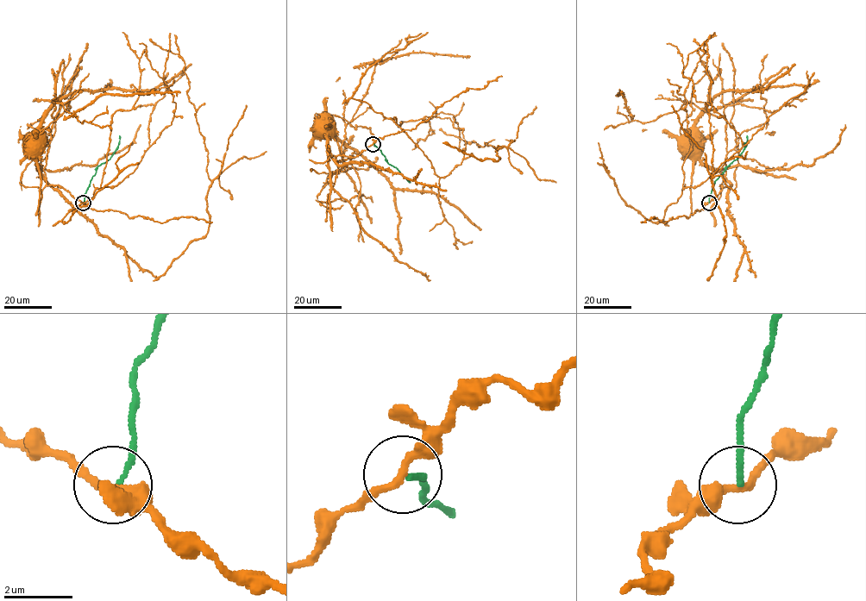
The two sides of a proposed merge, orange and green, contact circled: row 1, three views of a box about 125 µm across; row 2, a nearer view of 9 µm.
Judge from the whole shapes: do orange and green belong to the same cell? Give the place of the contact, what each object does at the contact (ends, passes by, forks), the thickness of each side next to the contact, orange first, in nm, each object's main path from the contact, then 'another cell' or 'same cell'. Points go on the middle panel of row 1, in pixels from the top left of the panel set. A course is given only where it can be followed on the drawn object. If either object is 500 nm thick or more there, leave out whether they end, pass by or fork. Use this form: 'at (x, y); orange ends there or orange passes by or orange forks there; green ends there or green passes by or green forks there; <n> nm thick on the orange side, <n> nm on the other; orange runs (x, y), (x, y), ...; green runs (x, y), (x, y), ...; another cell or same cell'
at (373, 144); orange passes by; green ends there; 240 nm thick on the orange side, 140 nm on the other; orange runs (373, 144), (358, 155), (337, 155), (334, 159), (329, 153), (329, 140), (322, 136), (321, 132), (318, 134); green runs (373, 144), (385, 160), (409, 182); another cell

